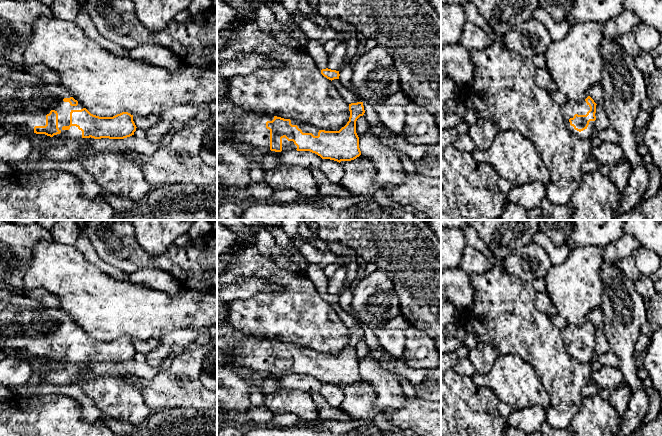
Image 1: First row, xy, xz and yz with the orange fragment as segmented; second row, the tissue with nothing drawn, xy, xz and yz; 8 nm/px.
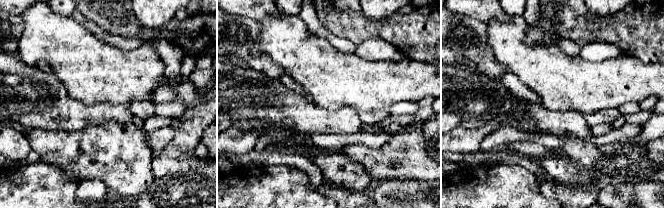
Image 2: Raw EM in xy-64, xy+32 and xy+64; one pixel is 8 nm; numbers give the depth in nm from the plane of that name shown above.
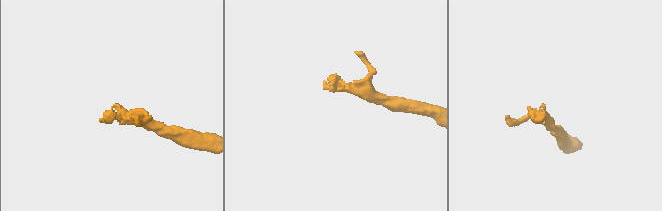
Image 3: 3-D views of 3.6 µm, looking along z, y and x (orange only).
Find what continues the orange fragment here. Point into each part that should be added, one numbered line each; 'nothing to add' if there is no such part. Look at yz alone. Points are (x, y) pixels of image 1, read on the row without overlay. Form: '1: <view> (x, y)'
1: yz (570, 332)

